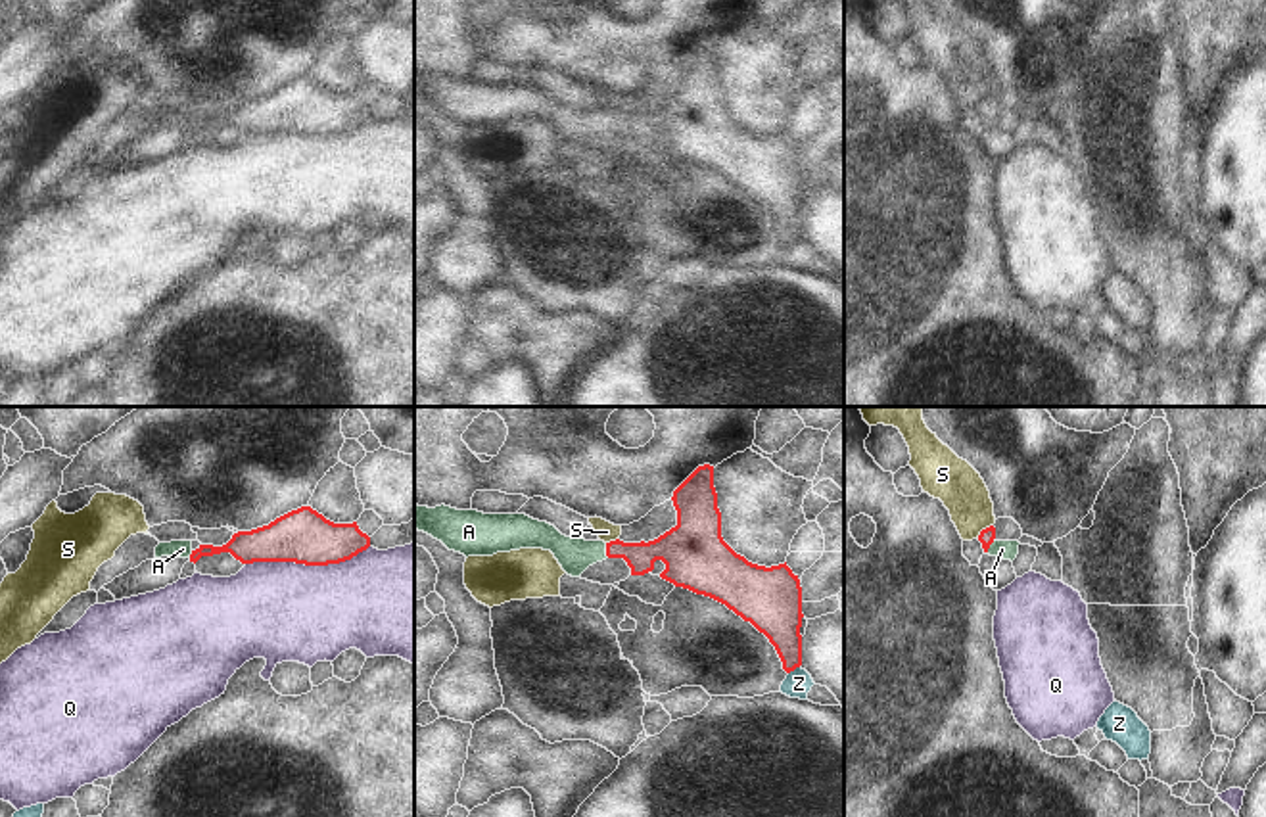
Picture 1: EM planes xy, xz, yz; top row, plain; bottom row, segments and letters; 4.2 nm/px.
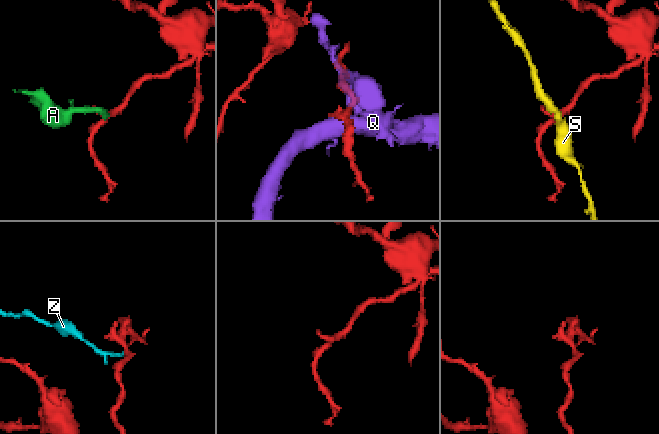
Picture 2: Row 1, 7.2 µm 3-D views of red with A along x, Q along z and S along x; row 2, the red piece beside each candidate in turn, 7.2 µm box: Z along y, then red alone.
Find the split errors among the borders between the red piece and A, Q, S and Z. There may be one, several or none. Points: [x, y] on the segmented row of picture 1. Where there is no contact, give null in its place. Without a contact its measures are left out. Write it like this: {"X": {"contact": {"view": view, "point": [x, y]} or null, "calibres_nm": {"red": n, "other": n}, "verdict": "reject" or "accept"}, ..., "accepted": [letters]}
{"A": {"contact": {"view": "xz", "point": [607, 551]}, "calibres_nm": {"red": 120, "other": 150}, "verdict": "accept"}, "Q": {"contact": {"view": "xy", "point": [307, 564]}, "calibres_nm": {"red": 240, "other": 420}, "verdict": "reject"}, "S": {"contact": {"view": "yz", "point": [983, 530]}, "calibres_nm": {"red": 70, "other": 200}, "verdict": "reject"}, "Z": {"contact": {"view": "xz", "point": [793, 670]}, "calibres_nm": {"red": 200, "other": 110}, "verdict": "reject"}, "accepted": ["A"]}

